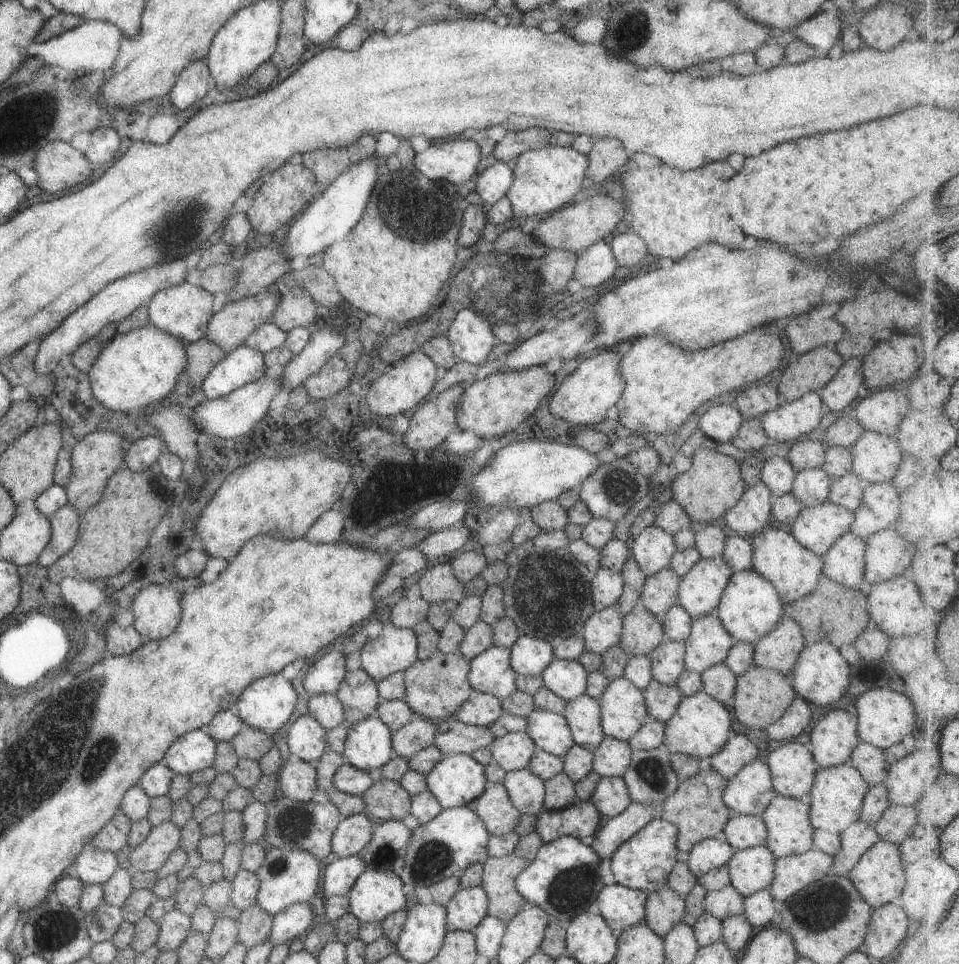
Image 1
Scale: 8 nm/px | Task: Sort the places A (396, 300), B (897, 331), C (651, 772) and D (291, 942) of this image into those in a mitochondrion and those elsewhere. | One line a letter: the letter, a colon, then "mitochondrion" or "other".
A: other
B: other
C: mitochondrion
D: other

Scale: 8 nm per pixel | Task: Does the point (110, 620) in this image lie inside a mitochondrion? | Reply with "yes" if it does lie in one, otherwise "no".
no

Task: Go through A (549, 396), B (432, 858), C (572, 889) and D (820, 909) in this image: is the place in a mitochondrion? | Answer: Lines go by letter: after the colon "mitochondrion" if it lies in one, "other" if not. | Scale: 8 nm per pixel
A: other
B: mitochondrion
C: mitochondrion
D: mitochondrion

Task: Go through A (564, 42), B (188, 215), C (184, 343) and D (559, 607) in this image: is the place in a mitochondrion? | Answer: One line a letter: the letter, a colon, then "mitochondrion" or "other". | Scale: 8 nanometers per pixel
A: other
B: mitochondrion
C: other
D: mitochondrion

